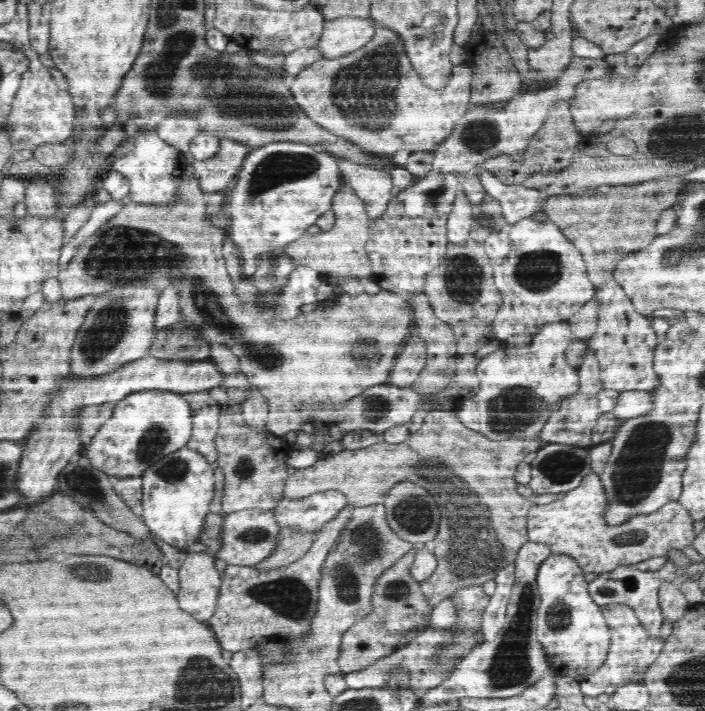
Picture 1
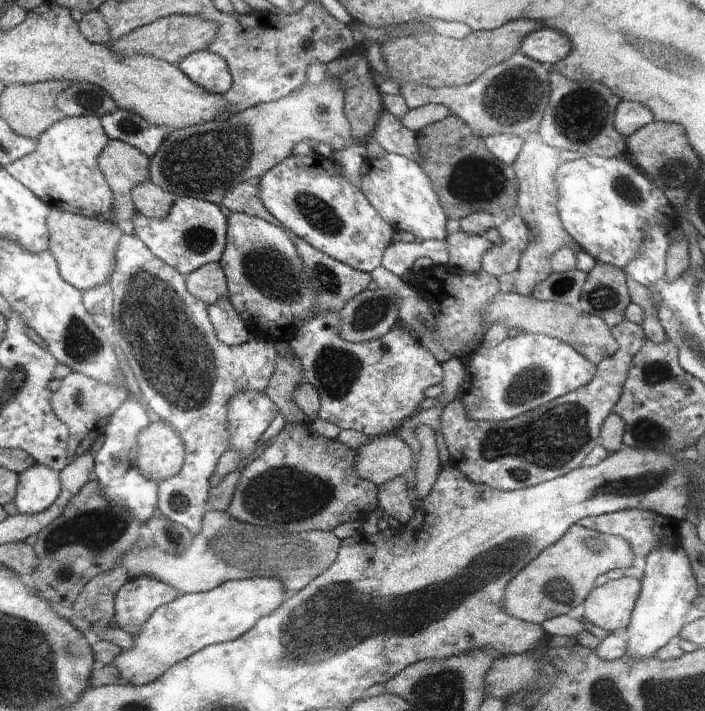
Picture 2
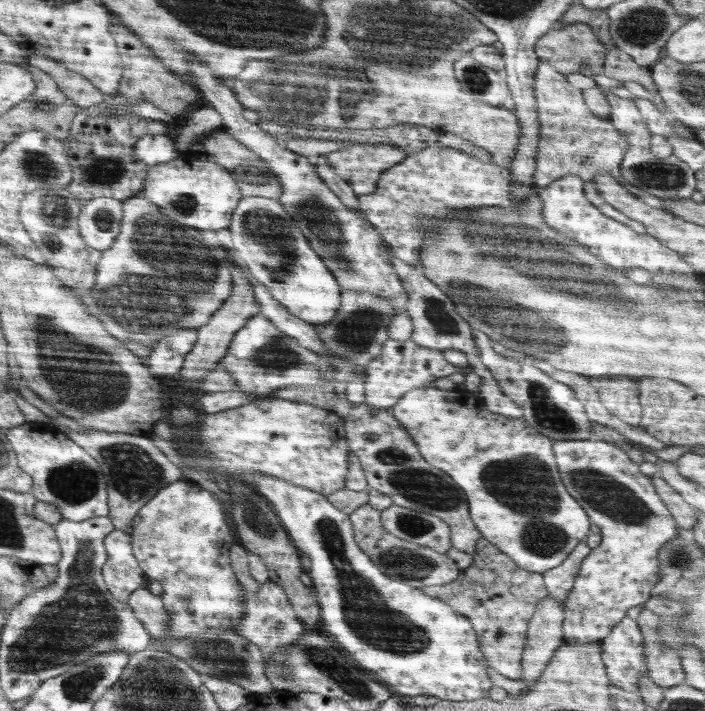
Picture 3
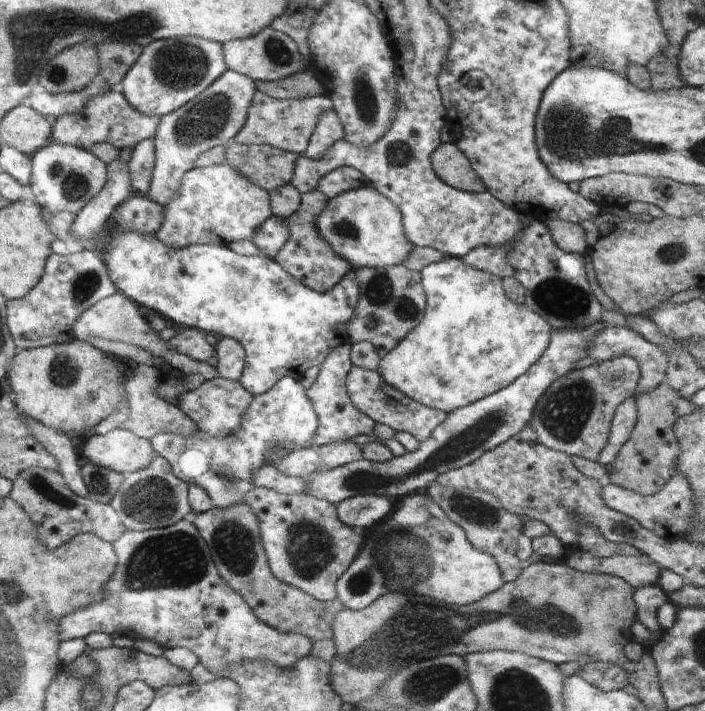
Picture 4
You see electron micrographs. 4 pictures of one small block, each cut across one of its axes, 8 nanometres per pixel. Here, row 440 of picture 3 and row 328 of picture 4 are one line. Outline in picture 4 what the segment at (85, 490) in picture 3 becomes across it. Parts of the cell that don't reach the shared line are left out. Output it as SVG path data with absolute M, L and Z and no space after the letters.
M88 249L68 255L52 253L47 258L46 268L44 269L43 277L39 280L39 284L30 290L26 297L12 299L6 304L7 325L14 338L16 348L18 348L18 351L23 351L34 347L69 343L75 338L73 336L73 327L80 316L99 300L112 296L116 292L118 290L110 280L107 268L98 253Z

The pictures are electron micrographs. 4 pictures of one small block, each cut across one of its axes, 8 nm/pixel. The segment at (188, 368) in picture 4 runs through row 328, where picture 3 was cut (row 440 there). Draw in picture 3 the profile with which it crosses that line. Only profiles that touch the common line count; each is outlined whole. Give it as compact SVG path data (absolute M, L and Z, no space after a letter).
M64 418L52 419L67 437L71 437L100 465L107 484L107 501L109 517L115 530L120 530L132 535L132 523L136 513L142 508L161 488L168 484L183 479L184 475L178 465L174 465L158 449L148 434L124 434L117 432L104 432L93 428L84 428L76 431L66 427Z

